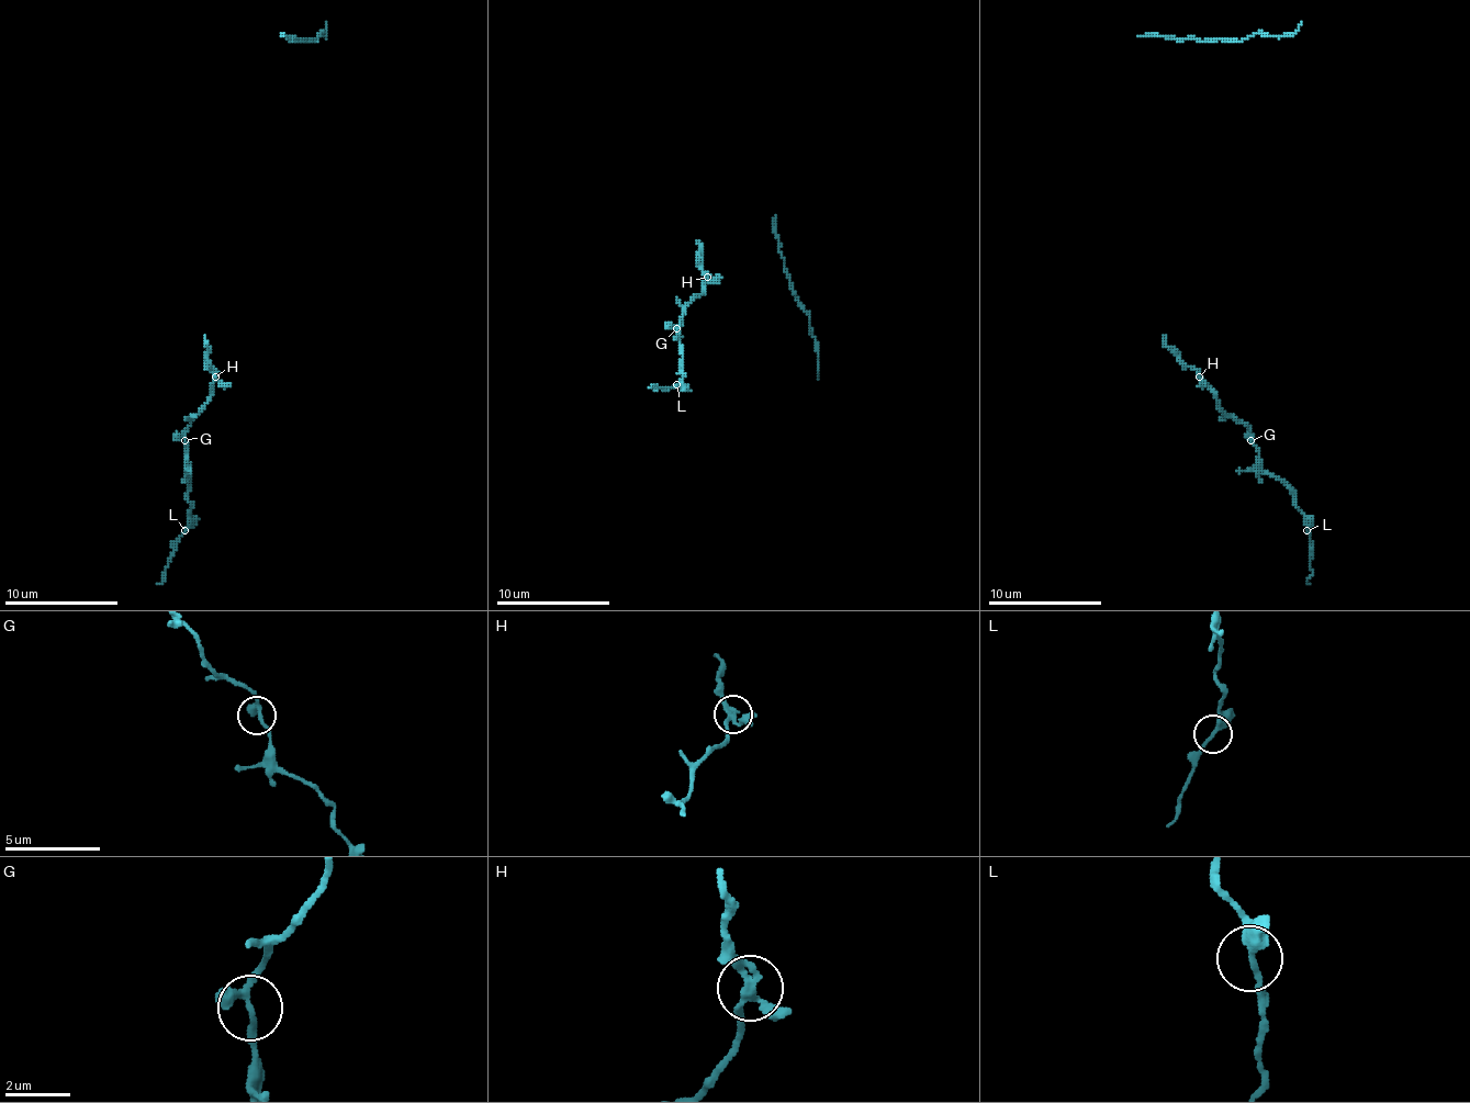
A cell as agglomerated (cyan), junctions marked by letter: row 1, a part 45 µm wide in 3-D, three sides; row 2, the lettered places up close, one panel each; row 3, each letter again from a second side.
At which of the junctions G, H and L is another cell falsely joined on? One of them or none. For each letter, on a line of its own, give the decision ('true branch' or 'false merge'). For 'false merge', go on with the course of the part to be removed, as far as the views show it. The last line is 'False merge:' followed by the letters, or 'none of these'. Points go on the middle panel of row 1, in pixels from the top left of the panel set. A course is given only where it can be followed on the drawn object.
G: true branch
H: true branch
L: true branch
False merge: none of these

